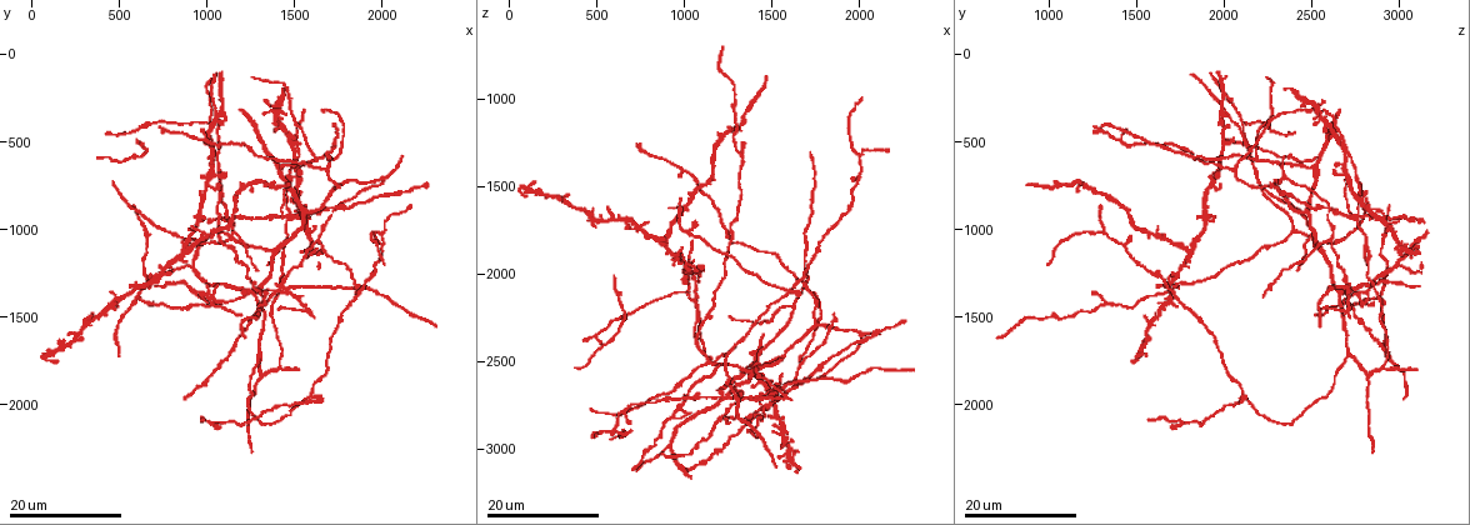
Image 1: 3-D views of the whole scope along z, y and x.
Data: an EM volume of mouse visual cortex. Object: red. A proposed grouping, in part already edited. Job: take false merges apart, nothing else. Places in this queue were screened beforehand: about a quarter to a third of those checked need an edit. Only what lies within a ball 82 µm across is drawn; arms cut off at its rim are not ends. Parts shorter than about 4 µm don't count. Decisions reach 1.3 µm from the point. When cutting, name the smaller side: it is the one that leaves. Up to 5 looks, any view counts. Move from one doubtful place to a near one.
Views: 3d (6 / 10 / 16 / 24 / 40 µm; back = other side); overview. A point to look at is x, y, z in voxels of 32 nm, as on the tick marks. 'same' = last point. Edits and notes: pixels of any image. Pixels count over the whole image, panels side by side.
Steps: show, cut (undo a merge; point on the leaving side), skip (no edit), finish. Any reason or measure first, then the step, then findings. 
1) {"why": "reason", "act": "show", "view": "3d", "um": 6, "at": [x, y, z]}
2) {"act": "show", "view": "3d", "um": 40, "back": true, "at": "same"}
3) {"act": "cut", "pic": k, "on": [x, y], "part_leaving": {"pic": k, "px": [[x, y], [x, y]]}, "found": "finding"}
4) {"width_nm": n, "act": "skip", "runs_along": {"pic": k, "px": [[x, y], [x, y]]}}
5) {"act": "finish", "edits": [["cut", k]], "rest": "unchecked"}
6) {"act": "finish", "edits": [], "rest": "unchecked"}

{"why": "four or more arms meet", "act": "show", "view": "3d", "um": 16, "at": [1060, 340, 2000]}

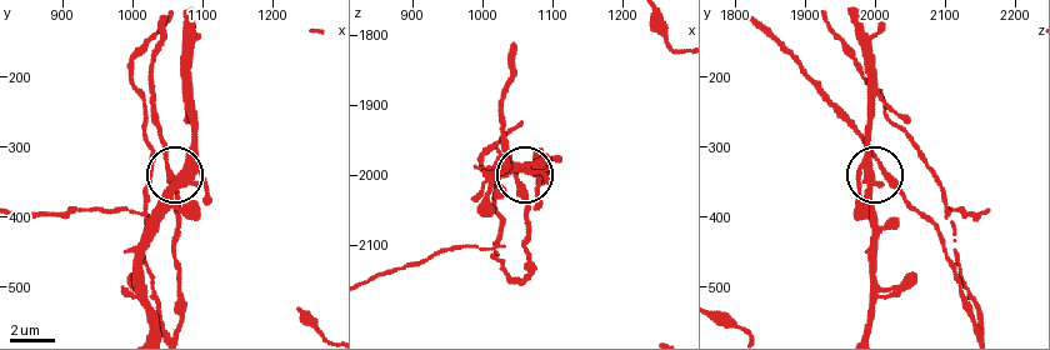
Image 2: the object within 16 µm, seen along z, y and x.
{"act": "show", "view": "3d", "um": 10, "at": [1050, 335, 2015]}

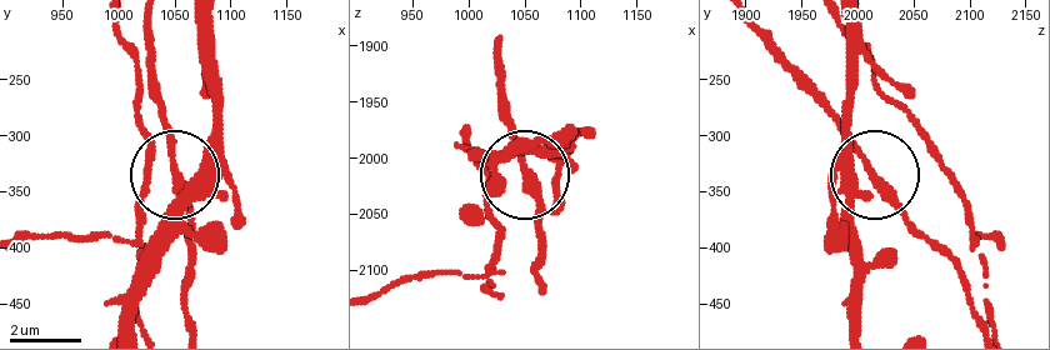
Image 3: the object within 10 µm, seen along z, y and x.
{"act": "skip", "runs_along": {"pic": 3, "px": [[983, 324], [956, 270], [806, 94]]}, "found": "all the same neuron"}

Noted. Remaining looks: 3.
{"why": "three-way junction", "act": "show", "view": "3d", "um": 16, "at": [980, 500, 1380]}

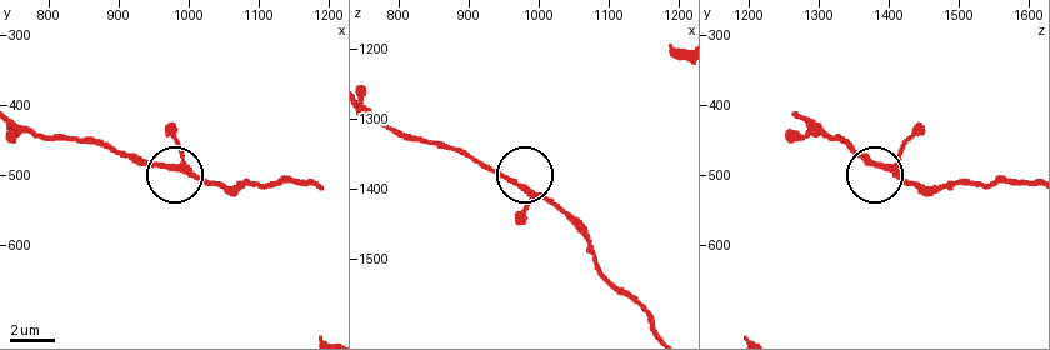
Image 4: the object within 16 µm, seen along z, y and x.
{"act": "show", "view": "3d", "um": 6, "at": [965, 485, 1395]}

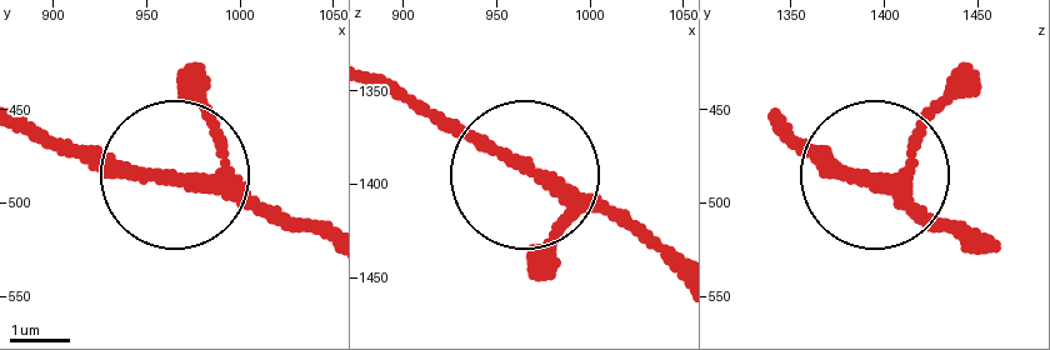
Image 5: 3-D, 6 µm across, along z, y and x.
{"arms": 3, "act": "skip", "runs_along": {"pic": 5, "px": [[675, 274], [411, 99]]}, "found": "one neuron here"}

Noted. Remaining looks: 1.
{"act": "finish", "edits": [], "rest": "unchecked"}

